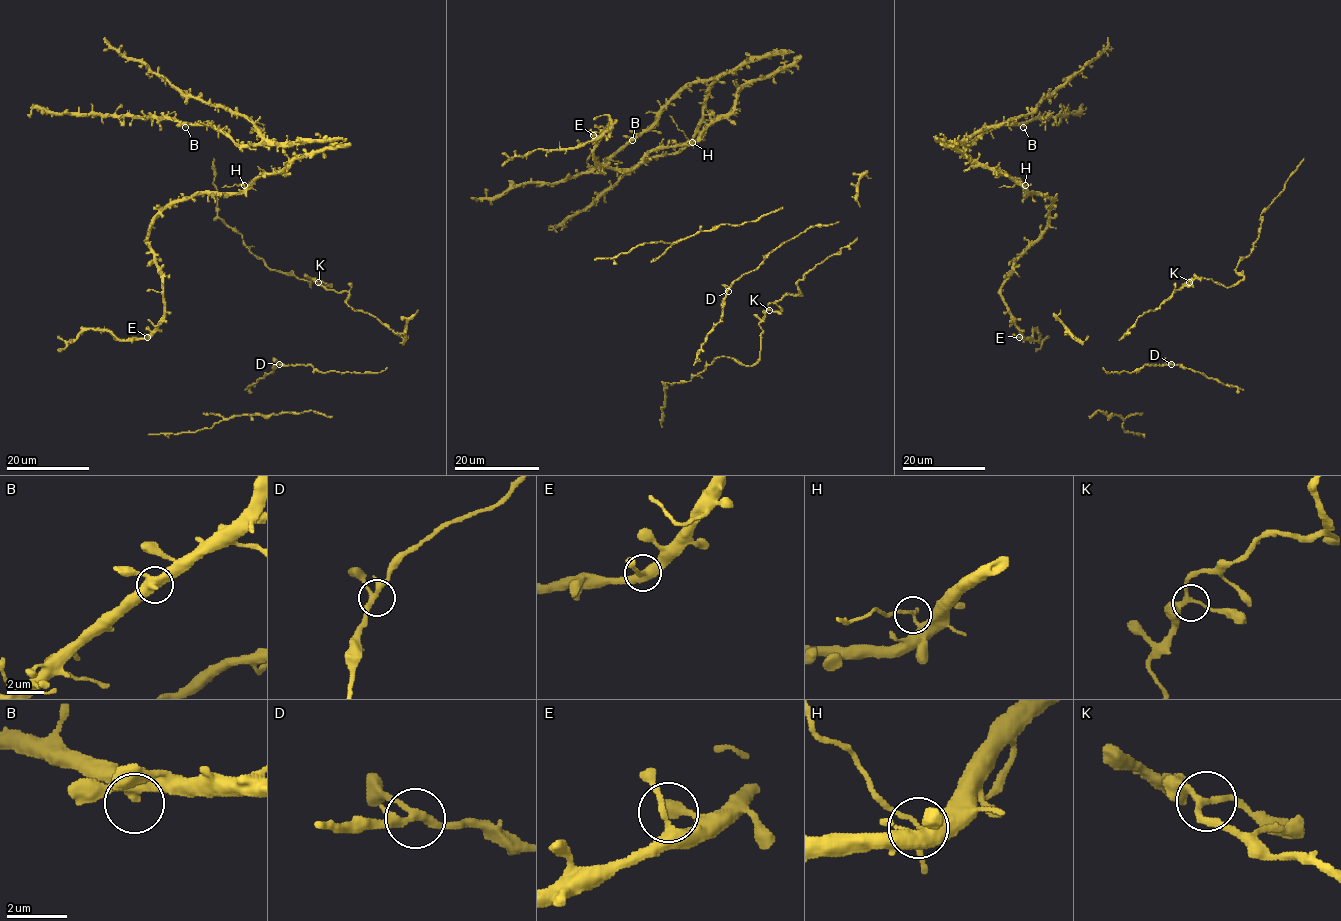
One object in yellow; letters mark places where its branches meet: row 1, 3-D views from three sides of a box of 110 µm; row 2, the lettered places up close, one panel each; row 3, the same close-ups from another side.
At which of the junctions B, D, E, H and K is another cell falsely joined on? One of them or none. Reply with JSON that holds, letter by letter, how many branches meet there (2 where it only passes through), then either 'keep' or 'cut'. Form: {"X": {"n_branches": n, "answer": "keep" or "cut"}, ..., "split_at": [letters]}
{"B": {"n_branches": 3, "answer": "keep"}, "D": {"n_branches": 3, "answer": "keep"}, "E": {"n_branches": 3, "answer": "keep"}, "H": {"n_branches": 3, "answer": "cut"}, "K": {"n_branches": 3, "answer": "keep"}, "split_at": ["H"]}

